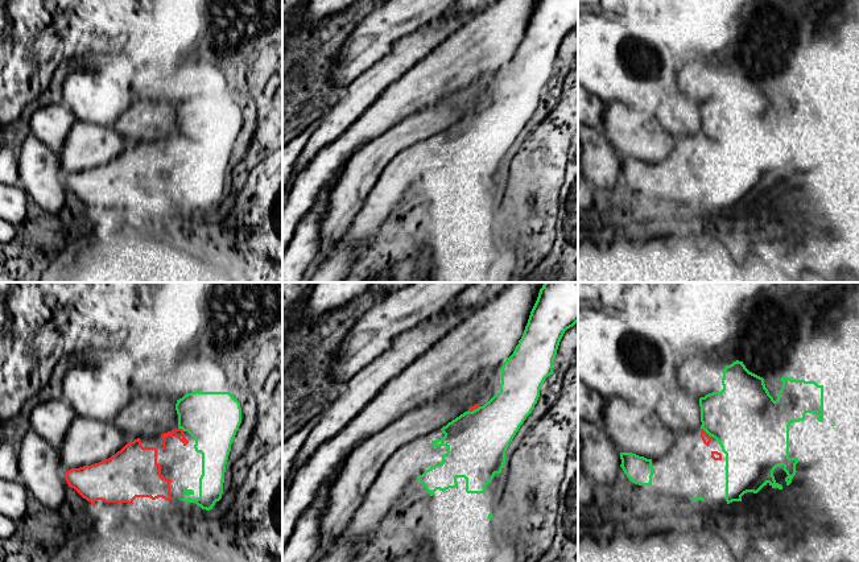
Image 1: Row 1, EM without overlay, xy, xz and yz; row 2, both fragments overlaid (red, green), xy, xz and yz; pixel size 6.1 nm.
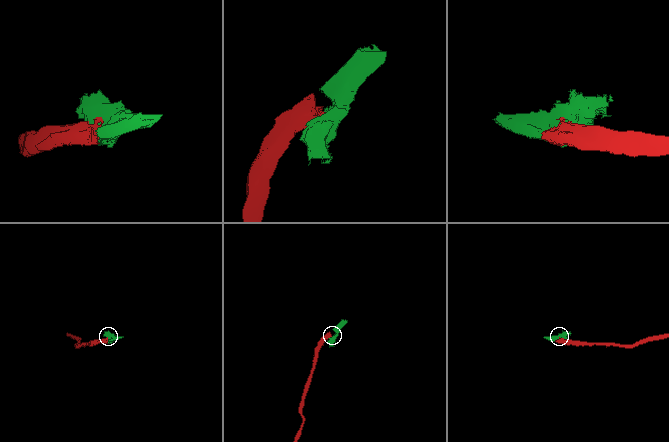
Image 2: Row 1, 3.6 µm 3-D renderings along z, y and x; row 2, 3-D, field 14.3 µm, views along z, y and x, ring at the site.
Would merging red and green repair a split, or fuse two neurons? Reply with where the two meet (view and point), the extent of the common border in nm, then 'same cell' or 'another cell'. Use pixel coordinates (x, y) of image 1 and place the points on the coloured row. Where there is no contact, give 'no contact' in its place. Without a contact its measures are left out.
meets red in yz at (706, 433); contact 90 nm long; same cell

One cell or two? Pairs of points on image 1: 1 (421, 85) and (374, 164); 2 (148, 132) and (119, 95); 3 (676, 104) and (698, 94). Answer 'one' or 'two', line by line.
1: two
2: two
3: two

